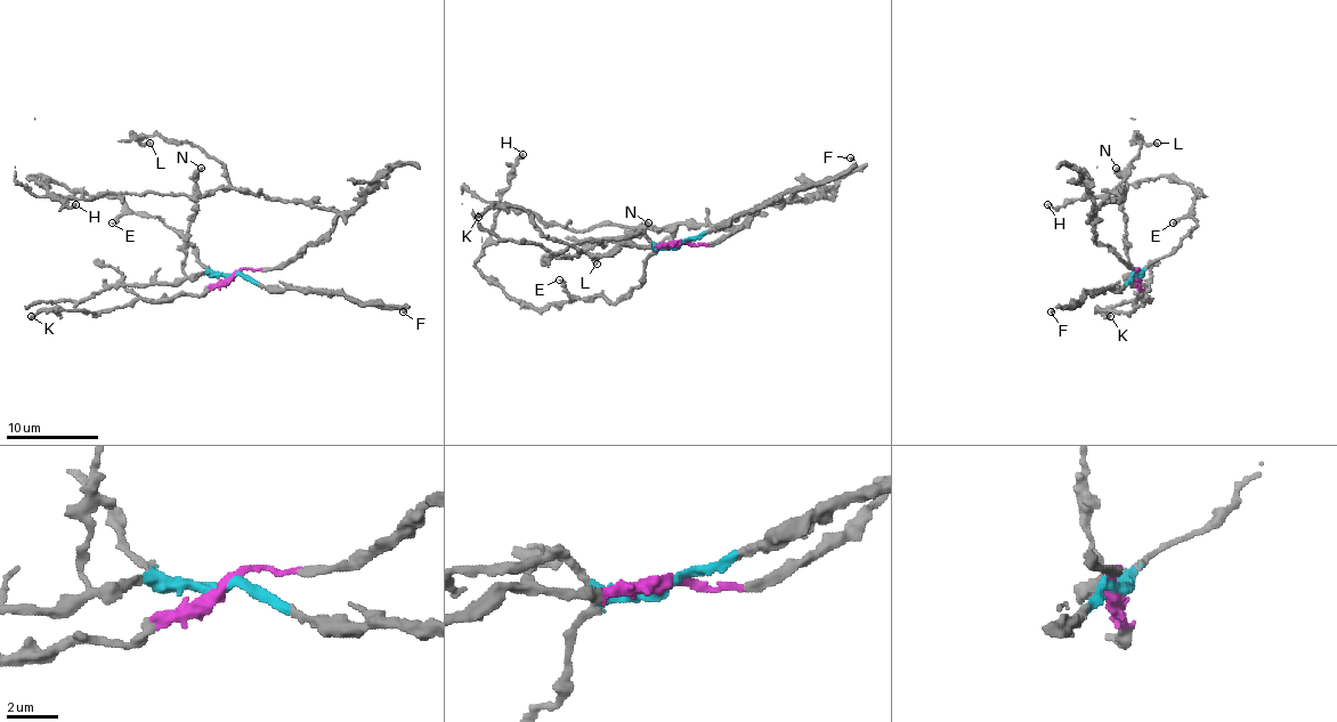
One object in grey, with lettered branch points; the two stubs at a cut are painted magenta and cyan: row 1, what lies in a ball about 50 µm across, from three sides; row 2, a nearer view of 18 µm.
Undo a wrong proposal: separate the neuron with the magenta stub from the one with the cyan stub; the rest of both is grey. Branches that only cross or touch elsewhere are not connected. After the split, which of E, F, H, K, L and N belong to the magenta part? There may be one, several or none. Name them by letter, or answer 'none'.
K, L

